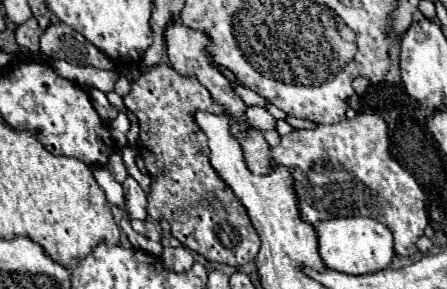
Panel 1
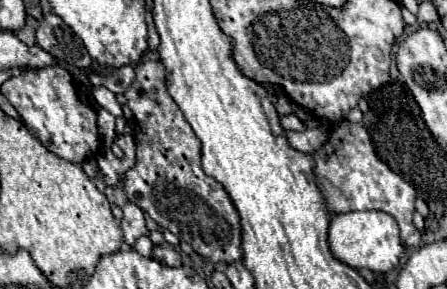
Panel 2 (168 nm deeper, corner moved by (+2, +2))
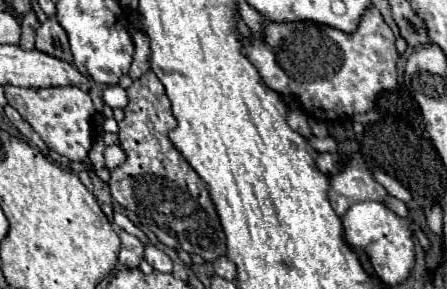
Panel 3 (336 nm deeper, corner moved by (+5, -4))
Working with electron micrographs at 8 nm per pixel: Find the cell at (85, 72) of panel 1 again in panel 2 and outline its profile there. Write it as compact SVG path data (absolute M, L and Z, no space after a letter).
M96 86L96 88L92 90L92 94L94 94L96 102L98 102L102 108L108 110L113 116L123 116L121 105L117 102L116 98L114 98L114 94L112 94L108 88L104 88L104 86Z

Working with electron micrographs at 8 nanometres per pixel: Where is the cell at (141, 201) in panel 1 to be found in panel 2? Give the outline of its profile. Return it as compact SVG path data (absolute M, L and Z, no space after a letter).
M126 202L122 206L124 218L122 218L122 230L124 230L124 240L134 246L134 242L142 236L148 234L148 228L144 224L144 212L134 204L134 202Z

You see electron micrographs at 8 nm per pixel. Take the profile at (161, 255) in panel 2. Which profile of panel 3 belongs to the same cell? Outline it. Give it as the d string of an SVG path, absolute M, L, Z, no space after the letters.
M153 244L145 246L145 260L159 272L171 272L171 268L173 268L173 262L169 260L169 256L163 250L155 248Z

